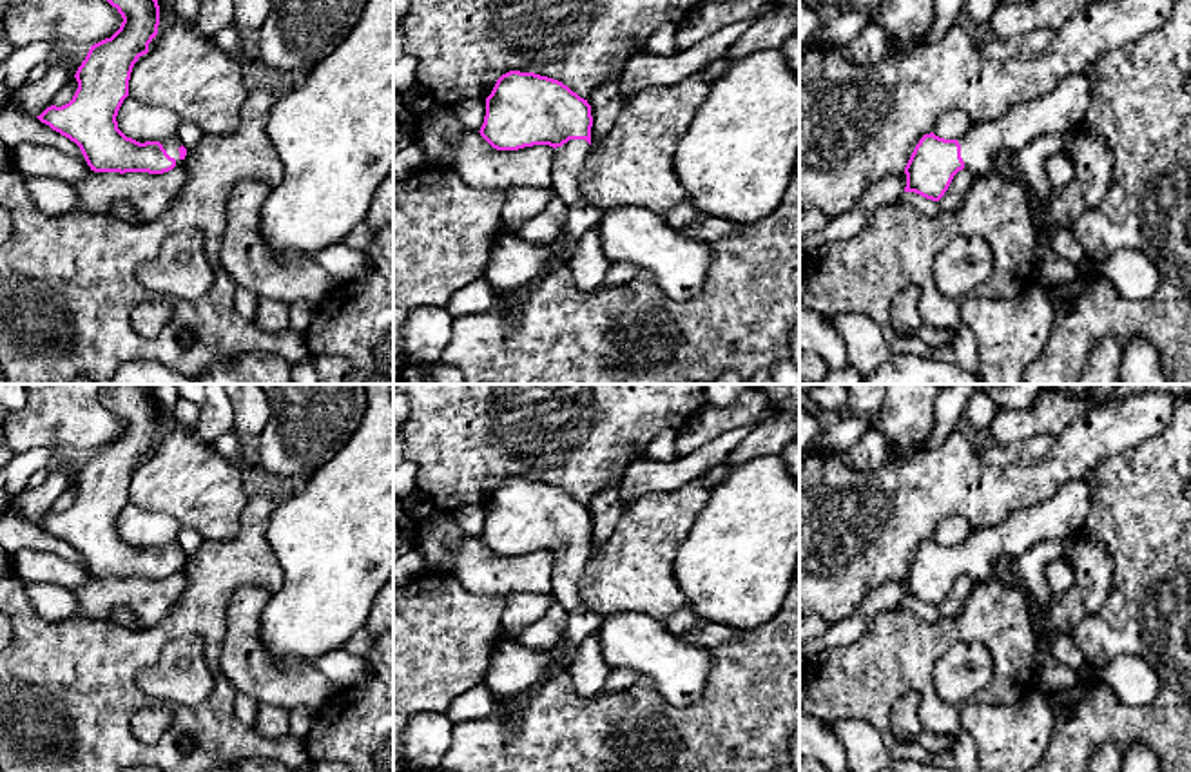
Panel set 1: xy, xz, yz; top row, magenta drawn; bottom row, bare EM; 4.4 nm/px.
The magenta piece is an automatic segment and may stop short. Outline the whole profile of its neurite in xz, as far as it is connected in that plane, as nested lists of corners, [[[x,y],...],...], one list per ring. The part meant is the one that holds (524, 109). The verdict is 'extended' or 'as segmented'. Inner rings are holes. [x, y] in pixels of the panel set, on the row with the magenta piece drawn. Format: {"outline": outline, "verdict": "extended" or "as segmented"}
{"outline": [[[535,72],[502,74],[486,98],[480,136],[497,150],[555,149],[551,188],[567,205],[584,198],[578,179],[591,150],[591,105],[558,80]]], "verdict": "extended"}

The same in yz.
{"outline": [[[1079,72],[1060,80],[1051,92],[993,121],[975,121],[959,140],[925,134],[905,167],[905,192],[939,201],[959,170],[992,174],[1001,150],[1015,158],[1037,136],[1064,134],[1080,127],[1089,103],[1091,82]]], "verdict": "extended"}

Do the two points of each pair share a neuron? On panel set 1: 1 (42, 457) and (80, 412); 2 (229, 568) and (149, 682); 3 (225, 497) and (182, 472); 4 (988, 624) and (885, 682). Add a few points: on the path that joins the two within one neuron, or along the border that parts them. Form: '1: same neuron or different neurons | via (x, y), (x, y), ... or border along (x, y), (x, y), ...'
1: different neurons | border along (51, 446), (31, 446), (19, 453)
2: different neurons | border along (149, 664), (171, 640), (198, 635), (211, 667)
3: same neuron | via (214, 497), (193, 482)
4: same neuron | via (963, 626), (925, 642), (910, 656)

